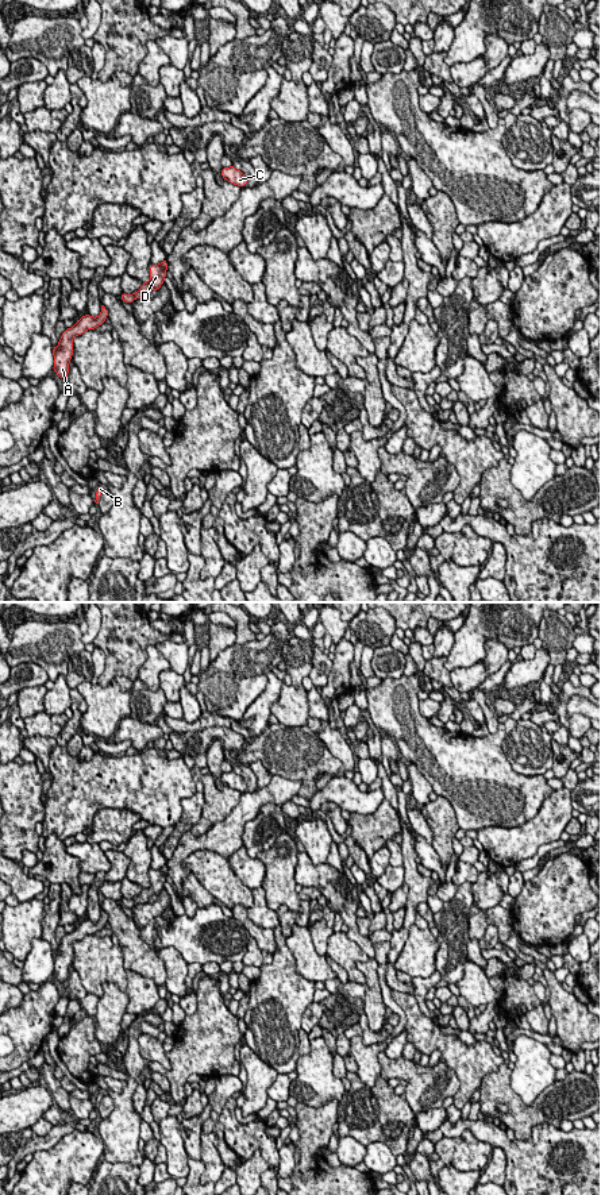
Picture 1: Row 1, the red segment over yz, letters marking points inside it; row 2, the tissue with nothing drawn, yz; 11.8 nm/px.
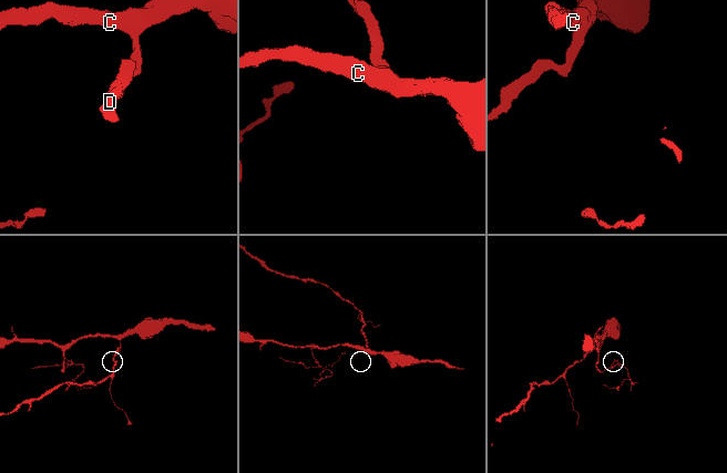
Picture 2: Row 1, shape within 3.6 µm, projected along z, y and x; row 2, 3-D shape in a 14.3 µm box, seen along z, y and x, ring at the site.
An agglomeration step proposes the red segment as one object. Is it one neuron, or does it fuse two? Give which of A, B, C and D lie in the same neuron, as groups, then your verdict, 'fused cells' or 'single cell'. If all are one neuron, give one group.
A B C D | single cell

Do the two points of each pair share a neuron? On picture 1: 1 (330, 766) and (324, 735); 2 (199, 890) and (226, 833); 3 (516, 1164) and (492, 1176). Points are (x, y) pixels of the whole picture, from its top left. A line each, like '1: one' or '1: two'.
1: two
2: two
3: two

